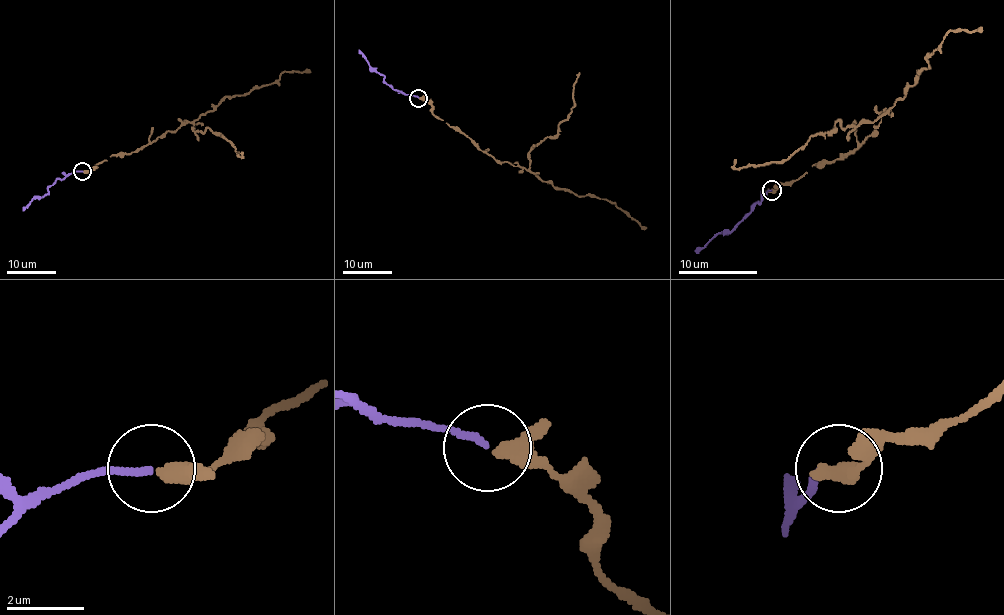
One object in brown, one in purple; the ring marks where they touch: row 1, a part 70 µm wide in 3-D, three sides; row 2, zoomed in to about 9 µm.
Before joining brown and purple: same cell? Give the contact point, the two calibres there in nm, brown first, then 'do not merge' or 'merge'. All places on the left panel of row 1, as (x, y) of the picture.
at (82, 171); 320 nm thick on the brown side, 170 nm on the other; merge

